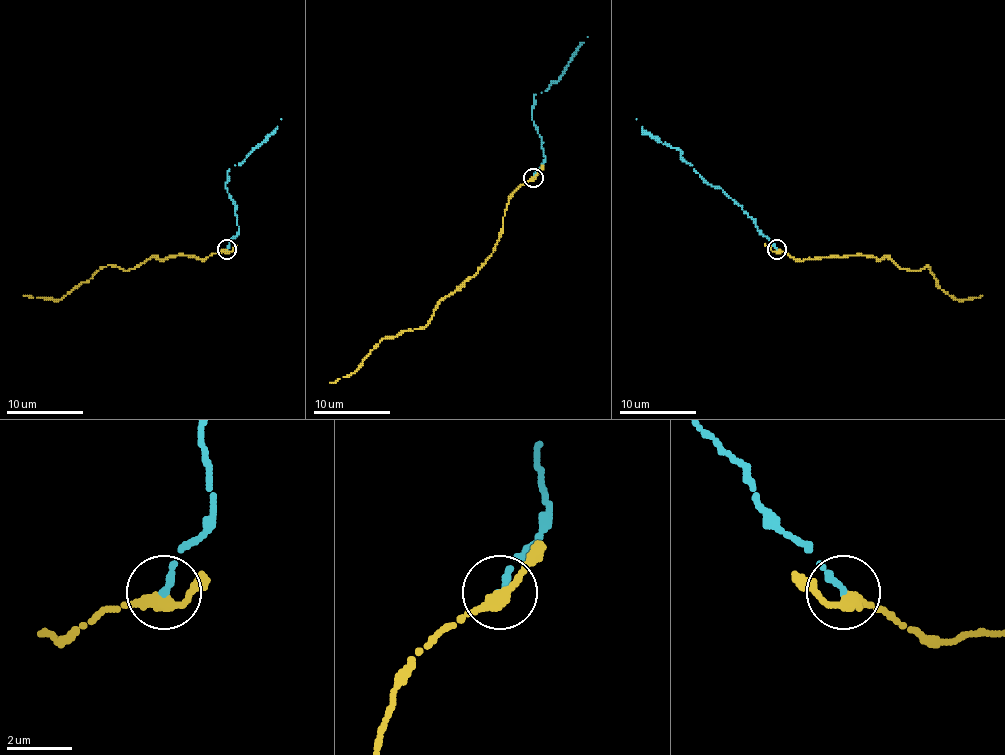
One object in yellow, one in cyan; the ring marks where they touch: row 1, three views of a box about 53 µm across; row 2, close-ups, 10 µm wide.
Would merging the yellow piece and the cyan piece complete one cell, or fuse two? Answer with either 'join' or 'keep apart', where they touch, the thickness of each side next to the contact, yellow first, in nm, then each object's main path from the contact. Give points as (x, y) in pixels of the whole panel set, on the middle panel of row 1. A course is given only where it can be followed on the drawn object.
keep apart; at (533, 177); 320 nm thick on the yellow side, 240 nm on the other; yellow runs (533, 177), (508, 200), (503, 233), (485, 263), (439, 302), (432, 319), (385, 336), (353, 373), (330, 382); cyan runs (533, 177), (545, 158), (541, 136), (532, 119), (533, 96), (560, 79), (574, 52), (587, 37)

